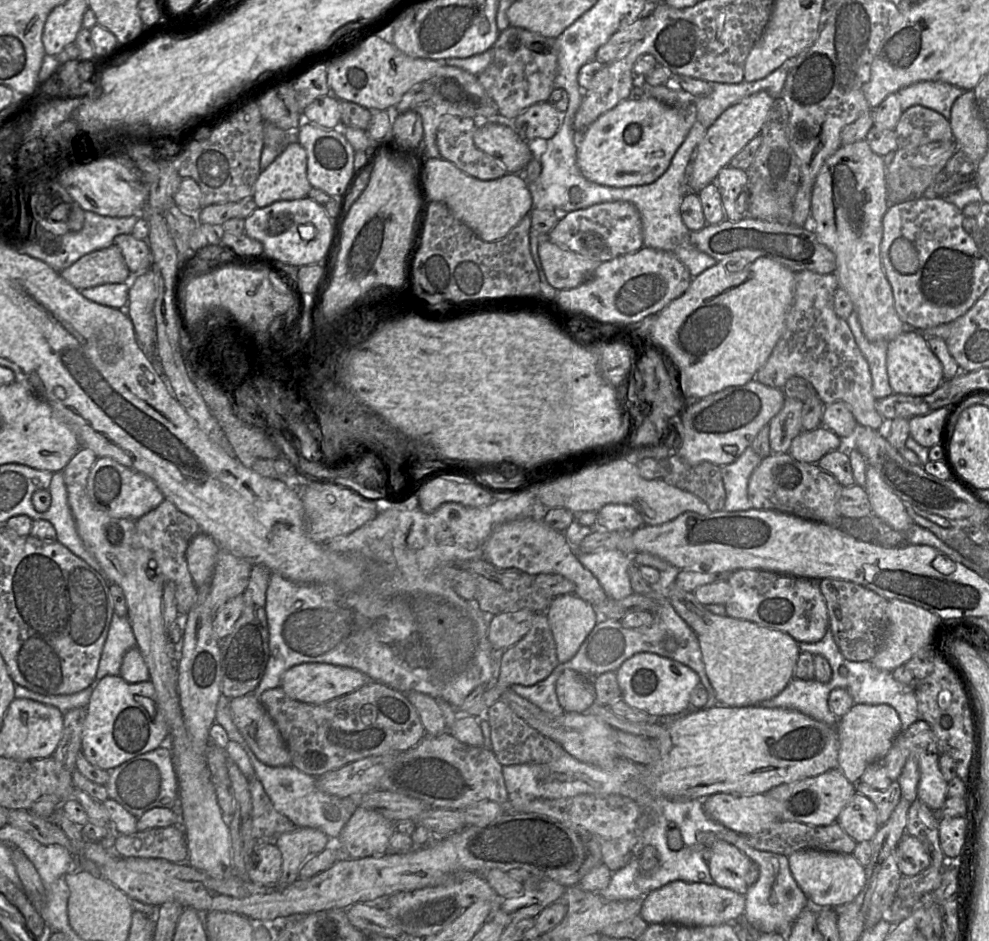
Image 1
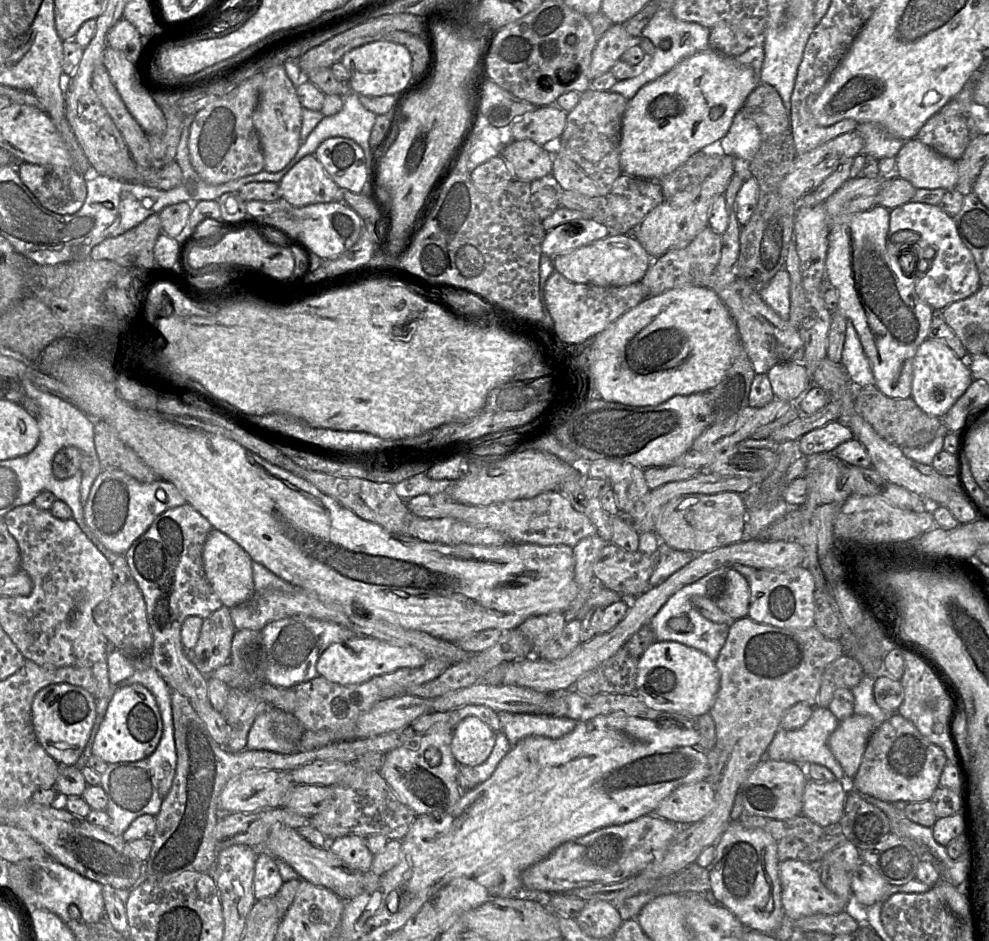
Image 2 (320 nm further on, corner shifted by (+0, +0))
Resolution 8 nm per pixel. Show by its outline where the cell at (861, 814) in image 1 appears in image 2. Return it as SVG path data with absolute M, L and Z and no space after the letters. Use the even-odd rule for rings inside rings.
M808 778L801 814L823 828L834 828L840 823L844 814L846 798L847 783L845 781L817 782Z

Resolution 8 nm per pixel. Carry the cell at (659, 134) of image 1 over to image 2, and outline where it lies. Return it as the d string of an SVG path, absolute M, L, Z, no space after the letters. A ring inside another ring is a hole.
M713 49L684 59L663 76L644 85L628 101L622 121L621 172L641 179L658 180L675 171L703 148L714 147L714 142L727 134L734 116L758 84L759 77L750 66Z

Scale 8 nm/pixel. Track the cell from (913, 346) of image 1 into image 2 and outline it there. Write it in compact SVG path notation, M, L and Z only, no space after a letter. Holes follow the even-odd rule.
M928 338L913 359L911 398L927 415L942 419L973 380L966 360L959 359L945 343Z

